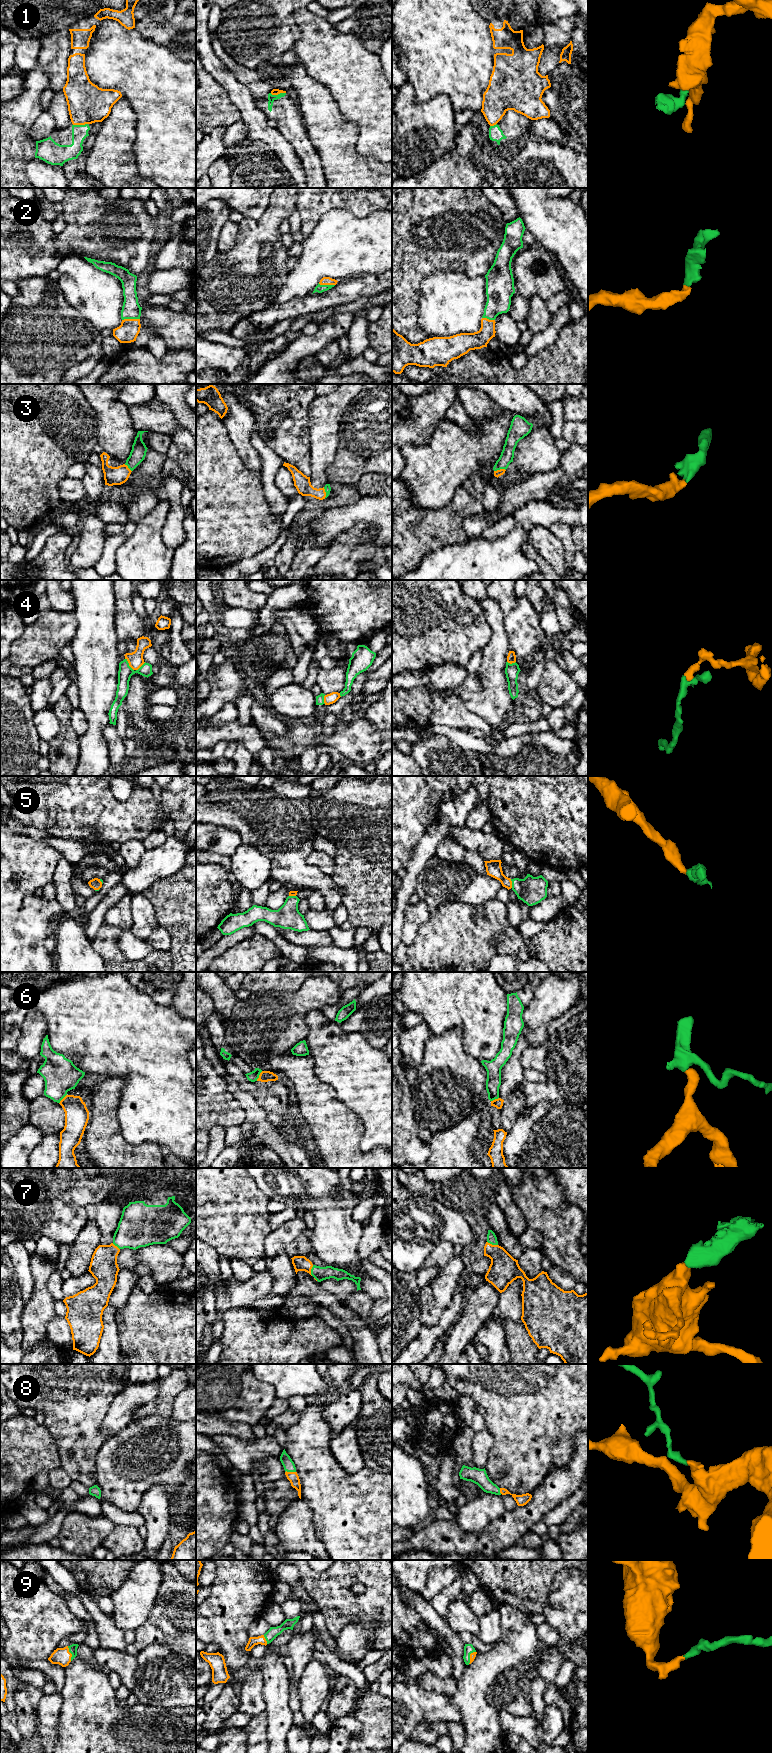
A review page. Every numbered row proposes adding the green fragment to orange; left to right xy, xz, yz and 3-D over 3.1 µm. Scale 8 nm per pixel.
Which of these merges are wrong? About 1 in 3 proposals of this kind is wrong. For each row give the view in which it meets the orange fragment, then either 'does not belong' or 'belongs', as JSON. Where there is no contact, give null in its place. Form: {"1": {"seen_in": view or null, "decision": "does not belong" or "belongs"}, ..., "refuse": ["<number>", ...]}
{"1": {"seen_in": "xz", "decision": "does not belong"}, "2": {"seen_in": "xy", "decision": "belongs"}, "3": {"seen_in": "yz", "decision": "belongs"}, "4": {"seen_in": "xy", "decision": "does not belong"}, "5": {"seen_in": "yz", "decision": "belongs"}, "6": {"seen_in": "xz", "decision": "does not belong"}, "7": {"seen_in": "xz", "decision": "belongs"}, "8": {"seen_in": "xz", "decision": "belongs"}, "9": {"seen_in": "xy", "decision": "belongs"}, "refuse": ["1", "4", "6"]}

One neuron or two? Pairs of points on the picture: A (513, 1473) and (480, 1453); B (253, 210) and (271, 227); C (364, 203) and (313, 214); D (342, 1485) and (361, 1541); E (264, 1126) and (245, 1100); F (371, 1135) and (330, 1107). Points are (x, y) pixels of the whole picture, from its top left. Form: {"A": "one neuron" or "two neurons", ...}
{"A": "two neurons", "B": "two neurons", "C": "one neuron", "D": "one neuron", "E": "one neuron", "F": "two neurons"}

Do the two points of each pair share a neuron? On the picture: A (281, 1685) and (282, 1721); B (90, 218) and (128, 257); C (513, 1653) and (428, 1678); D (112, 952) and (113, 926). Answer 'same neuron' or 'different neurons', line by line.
A: same neuron
B: same neuron
C: different neurons
D: same neuron

